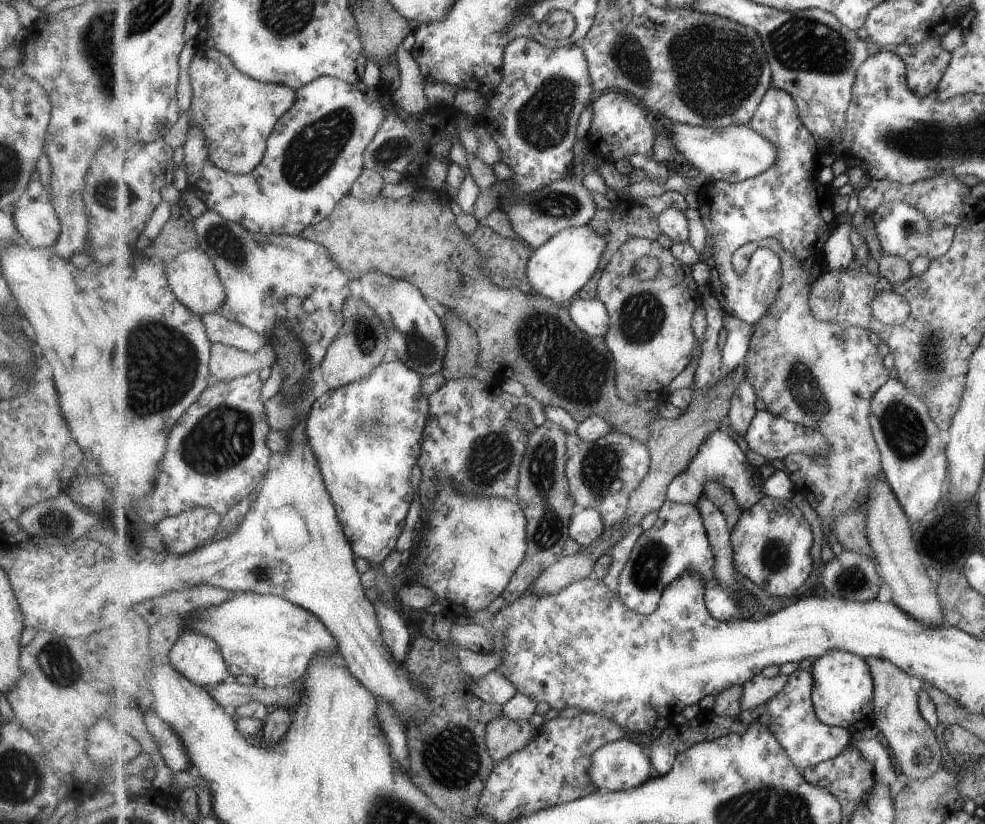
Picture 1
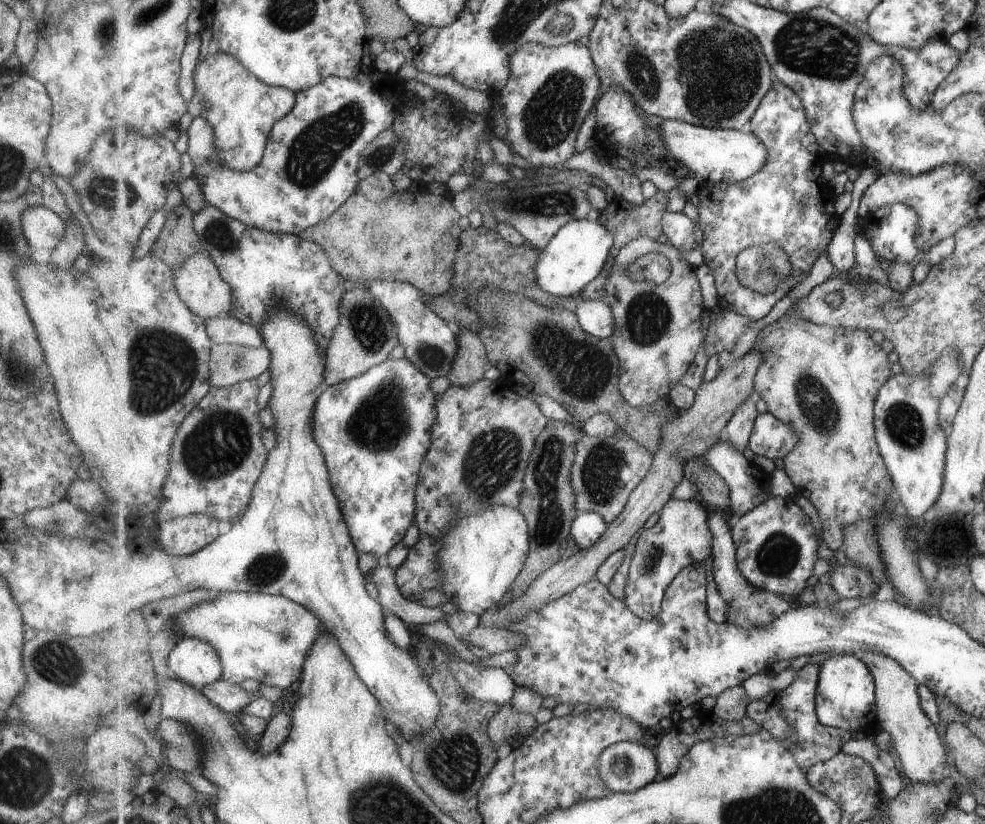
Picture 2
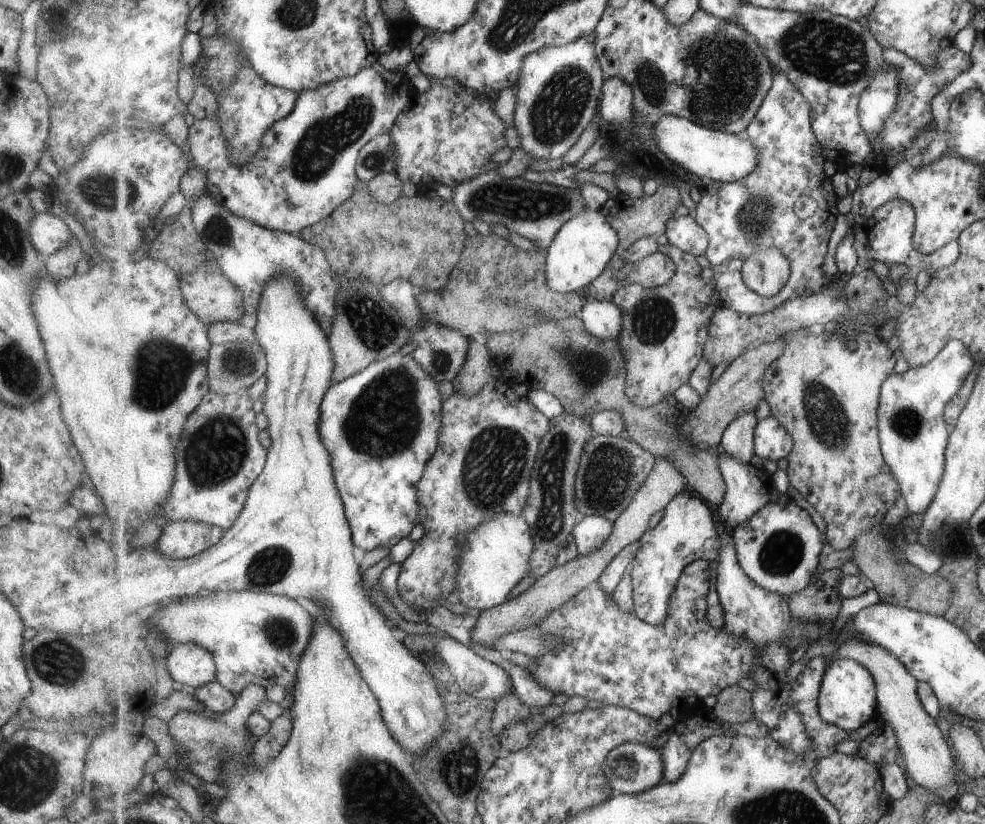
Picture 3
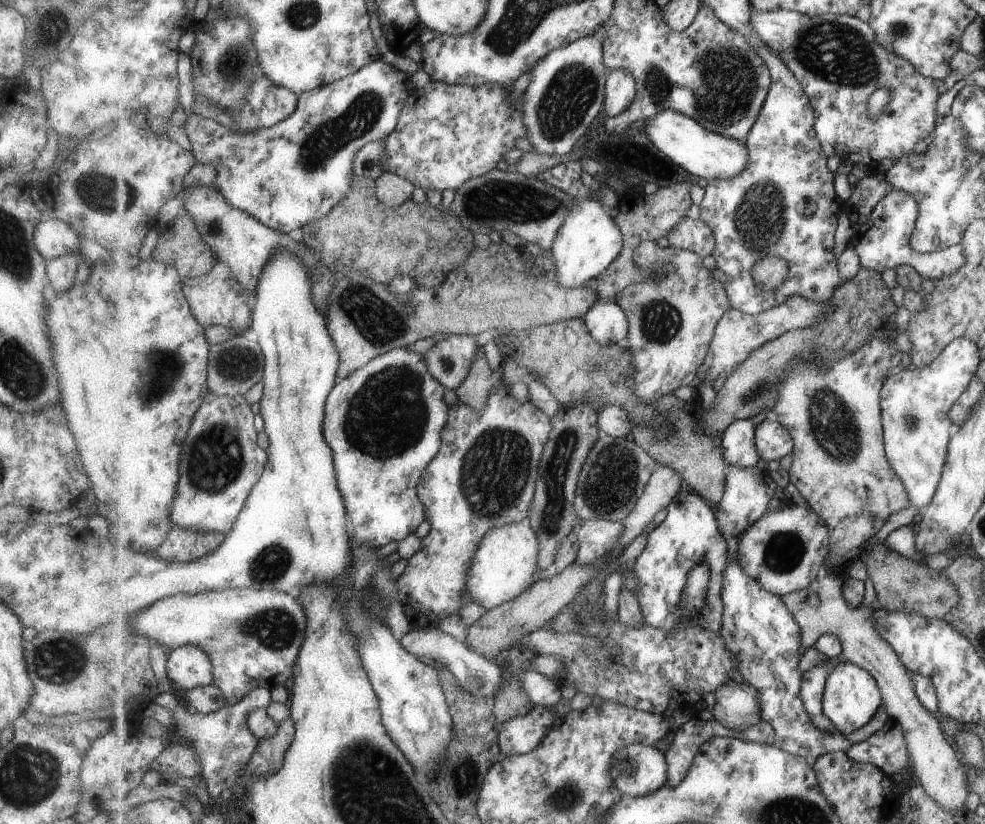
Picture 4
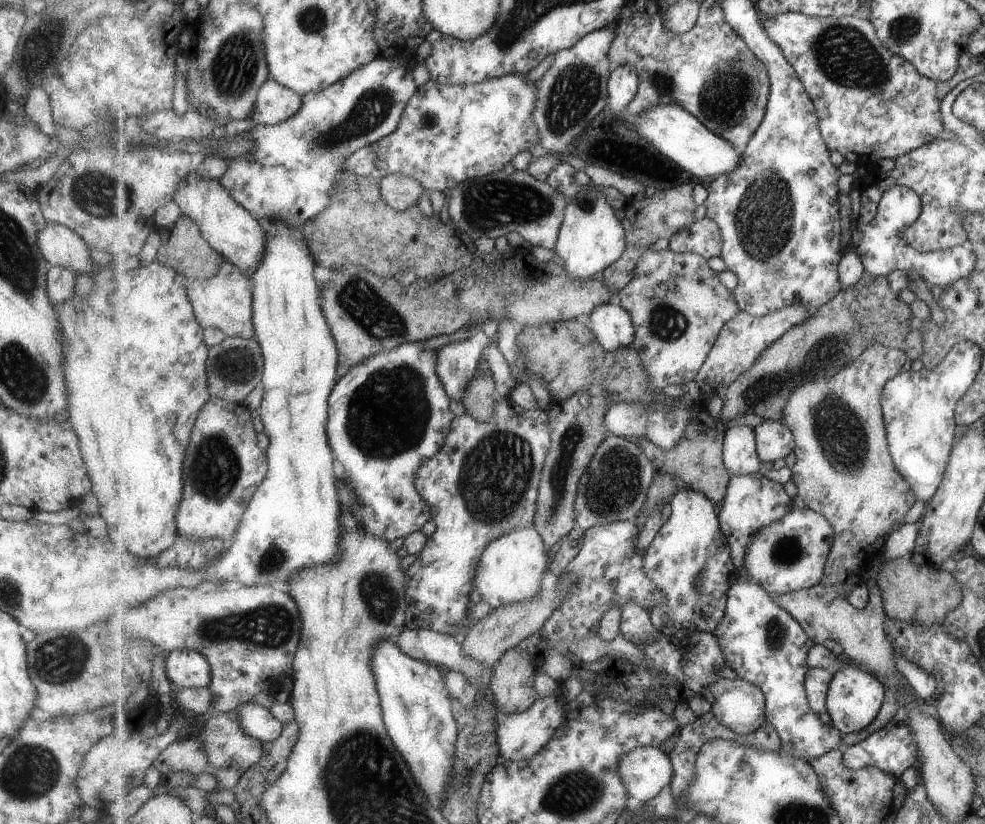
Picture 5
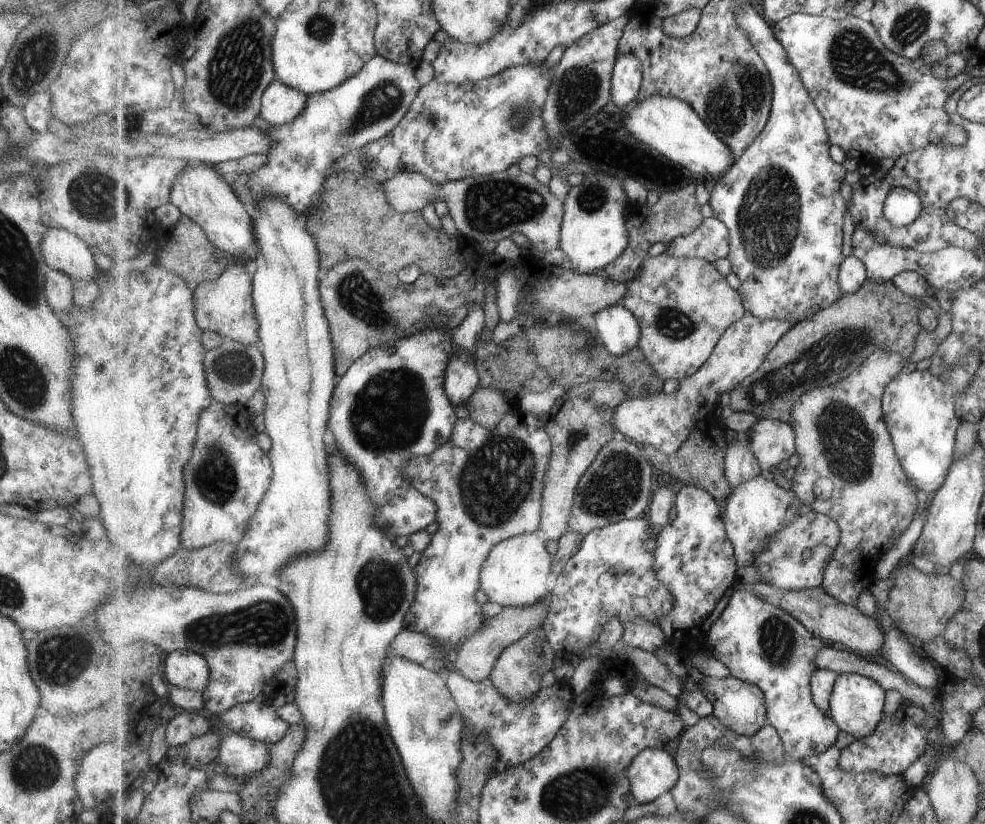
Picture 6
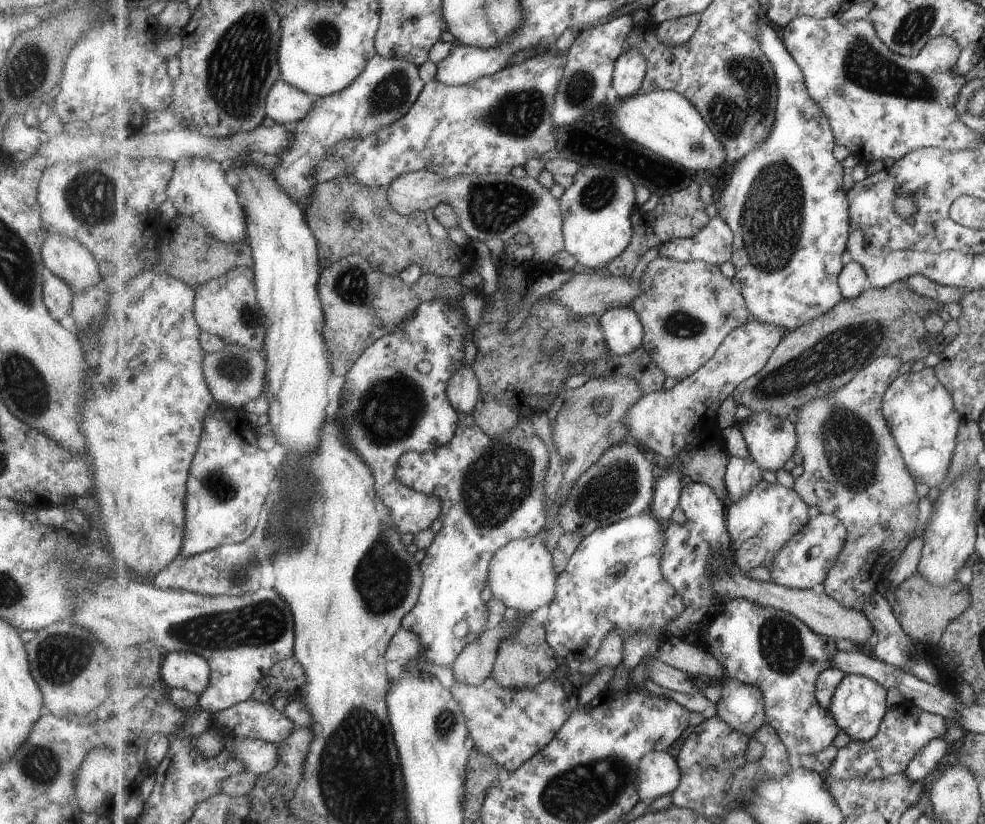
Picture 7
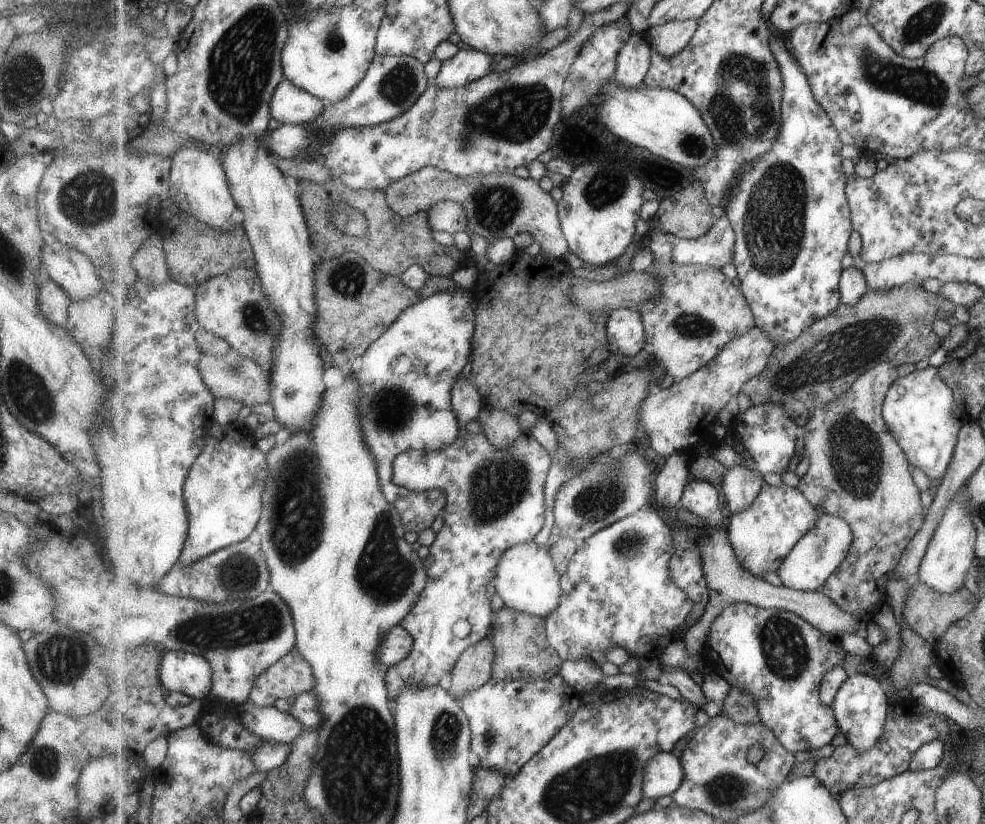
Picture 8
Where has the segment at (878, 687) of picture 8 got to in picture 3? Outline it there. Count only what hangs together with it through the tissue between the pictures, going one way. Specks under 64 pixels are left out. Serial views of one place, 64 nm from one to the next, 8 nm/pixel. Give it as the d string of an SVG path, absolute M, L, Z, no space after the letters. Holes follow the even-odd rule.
M838 654L828 665L820 692L820 715L829 724L841 727L848 733L859 730L879 716L876 680L860 662Z

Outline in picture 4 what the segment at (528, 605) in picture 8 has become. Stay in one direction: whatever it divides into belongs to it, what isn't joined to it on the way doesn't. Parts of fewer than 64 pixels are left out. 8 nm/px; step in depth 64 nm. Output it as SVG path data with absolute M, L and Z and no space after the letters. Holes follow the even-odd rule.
M527 517L523 522L511 523L488 533L472 562L468 578L468 591L473 599L487 610L504 605L537 584L533 582L540 570L540 538Z

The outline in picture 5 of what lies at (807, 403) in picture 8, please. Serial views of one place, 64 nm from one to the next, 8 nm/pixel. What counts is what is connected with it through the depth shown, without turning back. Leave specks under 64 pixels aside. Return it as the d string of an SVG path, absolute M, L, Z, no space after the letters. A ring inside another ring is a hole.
M866 272L856 285L847 289L842 288L831 302L819 308L815 314L800 325L788 330L757 359L751 369L744 372L733 384L728 386L719 420L727 422L744 414L756 414L763 420L783 421L786 417L785 407L796 386L800 387L808 381L814 381L821 377L833 378L844 367L861 358L870 346L882 344L890 346L892 349L904 350L907 346L905 344L907 336L916 323L917 320L910 301L899 299L899 294L893 290L889 279L887 277L874 277Z

